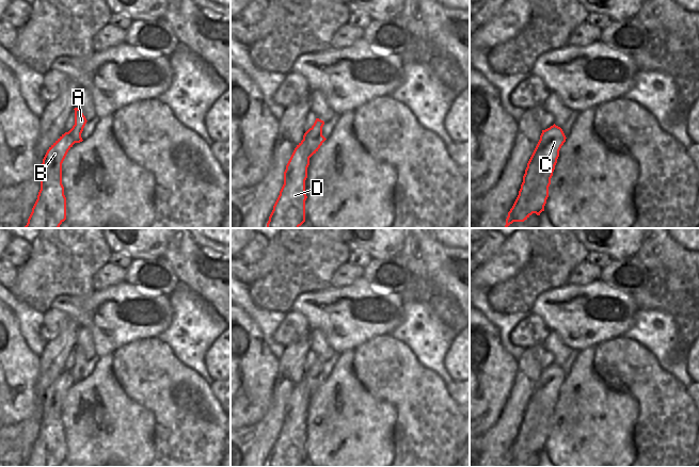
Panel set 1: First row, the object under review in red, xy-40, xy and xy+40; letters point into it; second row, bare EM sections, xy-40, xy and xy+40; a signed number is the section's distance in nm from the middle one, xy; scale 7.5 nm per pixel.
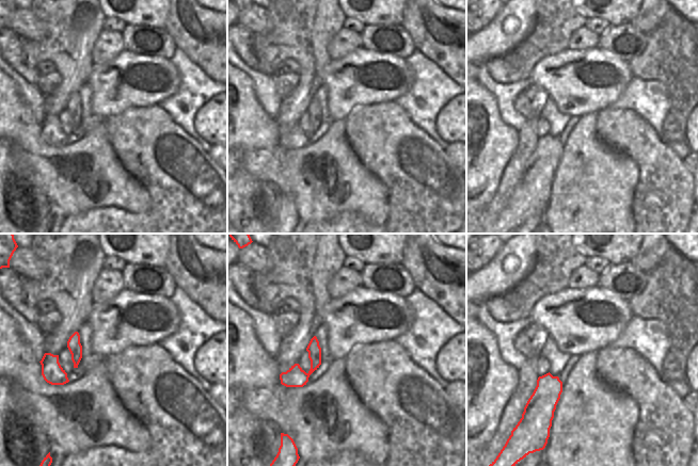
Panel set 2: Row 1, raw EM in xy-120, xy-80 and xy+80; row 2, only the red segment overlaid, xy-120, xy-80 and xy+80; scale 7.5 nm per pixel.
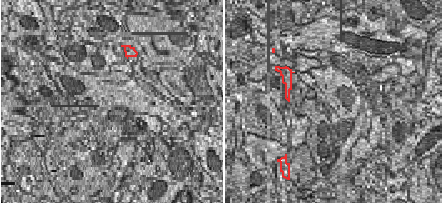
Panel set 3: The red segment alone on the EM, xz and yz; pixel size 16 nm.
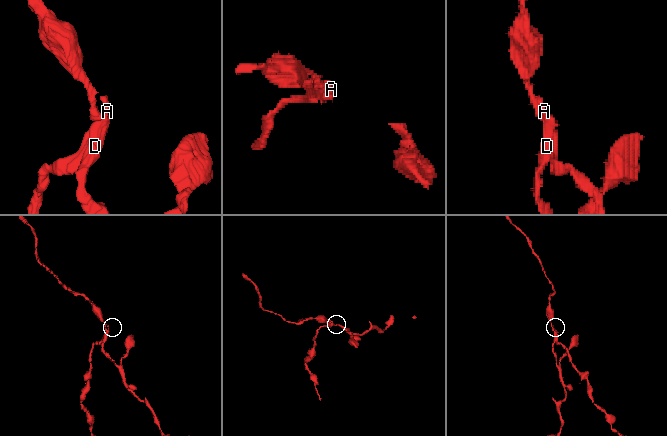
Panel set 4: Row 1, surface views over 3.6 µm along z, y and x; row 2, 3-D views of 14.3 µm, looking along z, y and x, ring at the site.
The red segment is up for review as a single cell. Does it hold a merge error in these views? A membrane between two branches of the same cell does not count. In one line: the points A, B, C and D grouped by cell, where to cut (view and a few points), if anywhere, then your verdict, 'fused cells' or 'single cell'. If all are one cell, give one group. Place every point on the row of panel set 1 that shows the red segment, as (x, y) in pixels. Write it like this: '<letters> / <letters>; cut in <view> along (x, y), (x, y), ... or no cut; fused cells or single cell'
A C / B D; cut in xy along (303, 138), (310, 157); fused cells

